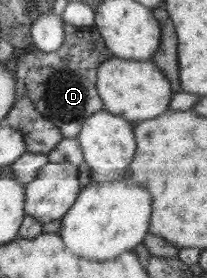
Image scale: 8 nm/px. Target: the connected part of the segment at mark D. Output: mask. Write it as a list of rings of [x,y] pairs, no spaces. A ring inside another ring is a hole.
[[[95,24],[89,26],[64,25],[64,43],[54,53],[31,48],[32,53],[16,61],[17,99],[28,97],[37,109],[59,130],[64,138],[75,138],[84,120],[103,109],[102,98],[96,89],[96,73],[100,63],[113,58]]]

